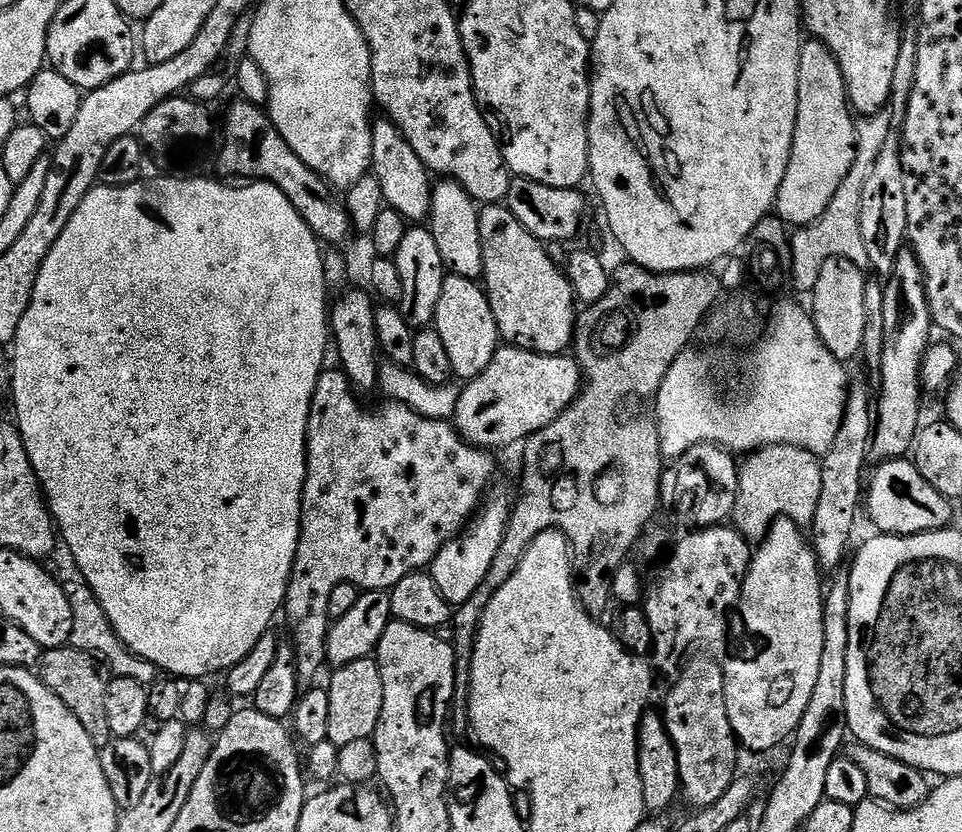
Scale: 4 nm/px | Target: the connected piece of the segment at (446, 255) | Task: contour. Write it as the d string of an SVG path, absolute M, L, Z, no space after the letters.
M444 178L433 187L430 231L434 234L434 242L438 242L438 254L442 254L445 269L451 275L475 281L484 275L480 214L477 201L456 181Z

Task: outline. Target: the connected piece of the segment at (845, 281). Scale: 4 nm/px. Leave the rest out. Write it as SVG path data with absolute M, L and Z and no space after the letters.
M830 258L830 262L822 266L822 274L818 274L810 300L812 321L822 342L826 342L826 350L837 354L859 353L862 334L866 334L865 269L854 266L854 262L846 262L846 258Z

